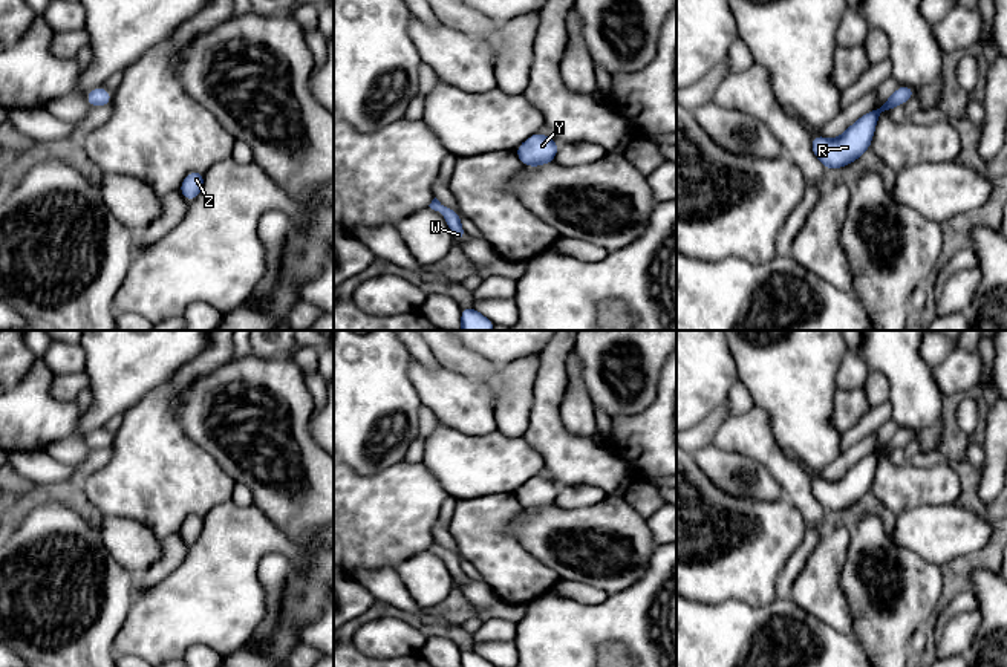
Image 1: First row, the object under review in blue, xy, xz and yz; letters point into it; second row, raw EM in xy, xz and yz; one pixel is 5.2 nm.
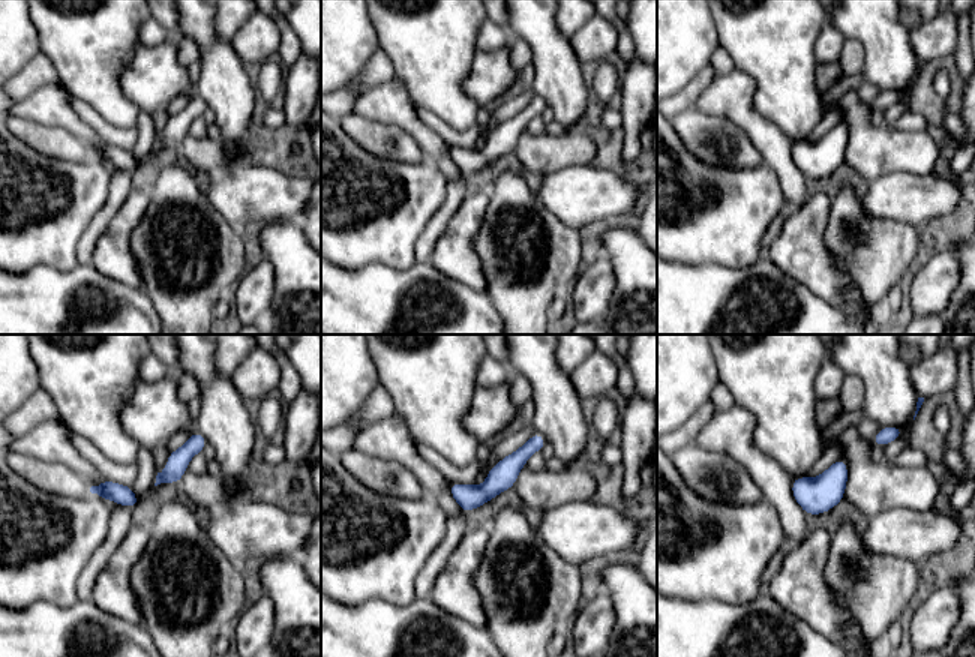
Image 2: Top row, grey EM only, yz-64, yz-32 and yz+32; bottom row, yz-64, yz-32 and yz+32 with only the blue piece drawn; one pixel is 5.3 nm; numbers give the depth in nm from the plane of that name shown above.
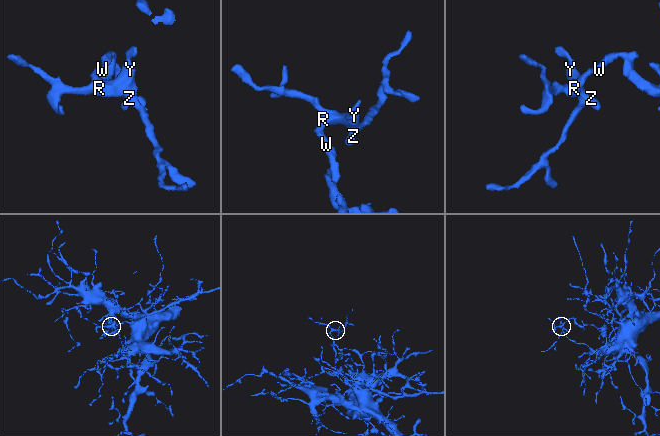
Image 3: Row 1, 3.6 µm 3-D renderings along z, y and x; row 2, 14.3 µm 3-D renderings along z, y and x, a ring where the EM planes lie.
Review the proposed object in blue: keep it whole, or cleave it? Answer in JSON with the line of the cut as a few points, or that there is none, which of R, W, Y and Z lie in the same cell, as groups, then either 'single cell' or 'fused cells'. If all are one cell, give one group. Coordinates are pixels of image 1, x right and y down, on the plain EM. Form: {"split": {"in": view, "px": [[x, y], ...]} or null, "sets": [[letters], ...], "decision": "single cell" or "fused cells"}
{"split": null, "sets": [["R", "W", "Y", "Z"]], "decision": "single cell"}

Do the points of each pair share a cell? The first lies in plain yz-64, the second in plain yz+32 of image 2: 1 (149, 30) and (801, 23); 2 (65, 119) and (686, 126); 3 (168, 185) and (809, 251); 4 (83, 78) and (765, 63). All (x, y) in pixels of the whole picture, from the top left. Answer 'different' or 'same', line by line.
1: different
2: different
3: different
4: same

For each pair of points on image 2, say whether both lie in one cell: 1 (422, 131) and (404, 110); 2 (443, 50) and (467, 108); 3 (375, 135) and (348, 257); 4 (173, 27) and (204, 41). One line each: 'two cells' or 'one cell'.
1: one cell
2: one cell
3: two cells
4: two cells

